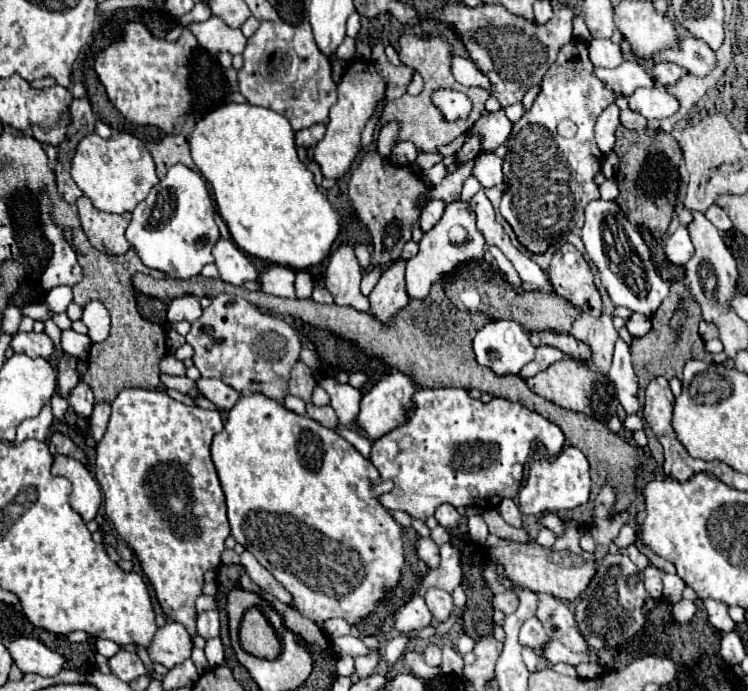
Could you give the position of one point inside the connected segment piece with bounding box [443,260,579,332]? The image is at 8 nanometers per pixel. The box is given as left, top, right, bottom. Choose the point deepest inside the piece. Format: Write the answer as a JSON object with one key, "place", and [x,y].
{"place":[473,286]}

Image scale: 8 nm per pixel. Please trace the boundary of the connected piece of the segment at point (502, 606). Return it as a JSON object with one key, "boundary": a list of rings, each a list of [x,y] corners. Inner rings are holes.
{"boundary":[[[503,592],[493,598],[493,608],[503,614],[513,614],[517,610],[517,596],[513,592]]]}

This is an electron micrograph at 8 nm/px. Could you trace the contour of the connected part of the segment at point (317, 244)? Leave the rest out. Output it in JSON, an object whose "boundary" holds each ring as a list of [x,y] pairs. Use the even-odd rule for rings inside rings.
{"boundary":[[[227,102],[197,120],[189,146],[193,162],[213,188],[219,214],[225,220],[233,242],[243,252],[291,268],[315,266],[329,254],[331,244],[339,234],[339,216],[329,200],[317,190],[313,174],[299,162],[293,130],[285,116],[249,102]]]}

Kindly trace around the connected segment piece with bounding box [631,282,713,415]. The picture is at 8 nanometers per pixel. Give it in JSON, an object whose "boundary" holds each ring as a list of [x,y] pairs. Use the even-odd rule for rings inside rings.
{"boundary":[[[673,282],[671,294],[663,300],[659,310],[651,316],[651,322],[653,322],[651,330],[645,336],[641,336],[641,338],[633,338],[631,340],[631,360],[633,360],[633,366],[635,366],[635,374],[637,374],[640,388],[638,398],[641,407],[637,413],[638,415],[642,415],[642,409],[645,404],[645,389],[649,384],[649,380],[653,380],[657,376],[665,376],[667,380],[671,380],[671,378],[679,378],[681,380],[683,366],[691,358],[697,358],[697,360],[703,360],[703,362],[713,362],[713,354],[705,350],[705,342],[699,336],[699,330],[697,330],[699,320],[701,320],[699,306],[693,302],[687,286],[683,282]],[[679,298],[683,298],[683,306],[687,306],[687,326],[683,328],[681,336],[673,334],[673,330],[669,328],[669,320],[671,320],[673,312],[679,306]]]}

